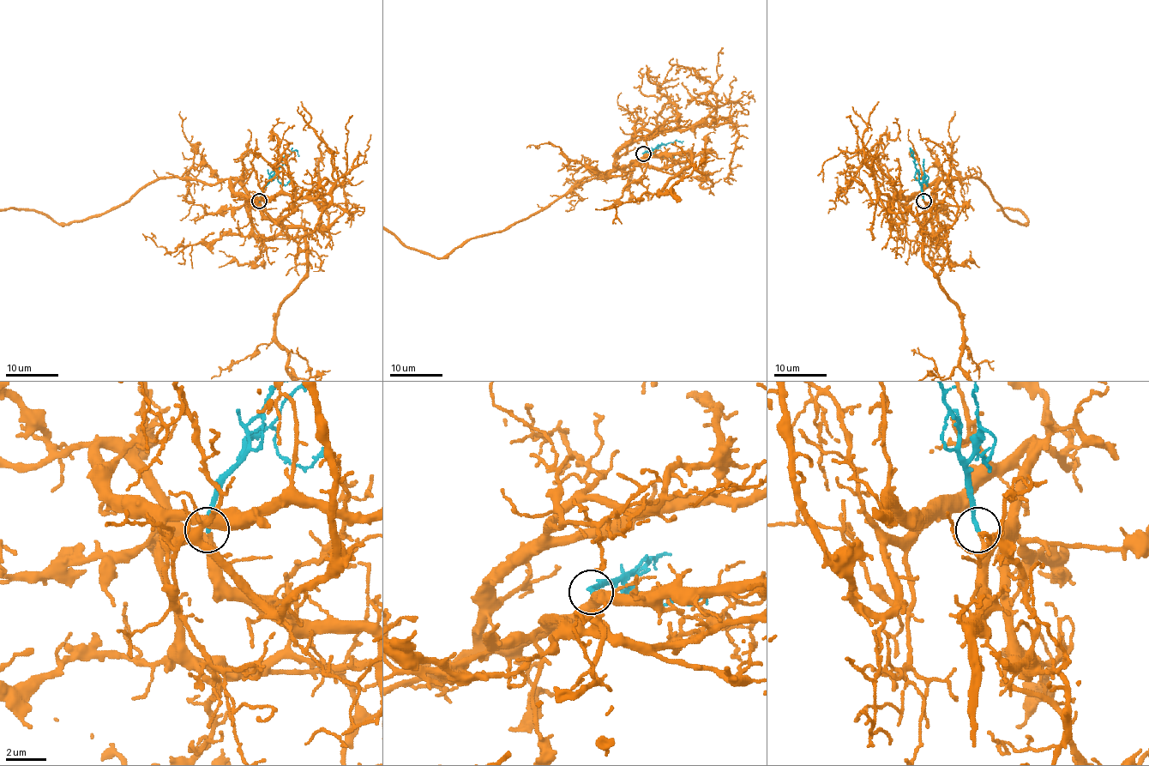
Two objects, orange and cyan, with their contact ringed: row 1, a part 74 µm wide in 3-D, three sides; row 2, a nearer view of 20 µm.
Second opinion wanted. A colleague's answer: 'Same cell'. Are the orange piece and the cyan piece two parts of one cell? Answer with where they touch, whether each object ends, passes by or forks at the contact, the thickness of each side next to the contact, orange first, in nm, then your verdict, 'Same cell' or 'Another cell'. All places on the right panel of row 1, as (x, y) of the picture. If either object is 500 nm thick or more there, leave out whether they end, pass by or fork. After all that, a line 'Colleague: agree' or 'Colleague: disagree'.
Place: (923, 201). At the ring orange passes by. At the ring cyan ends. Thickness 200 nm (orange) against 220 nm. Same cell
Colleague: agree

